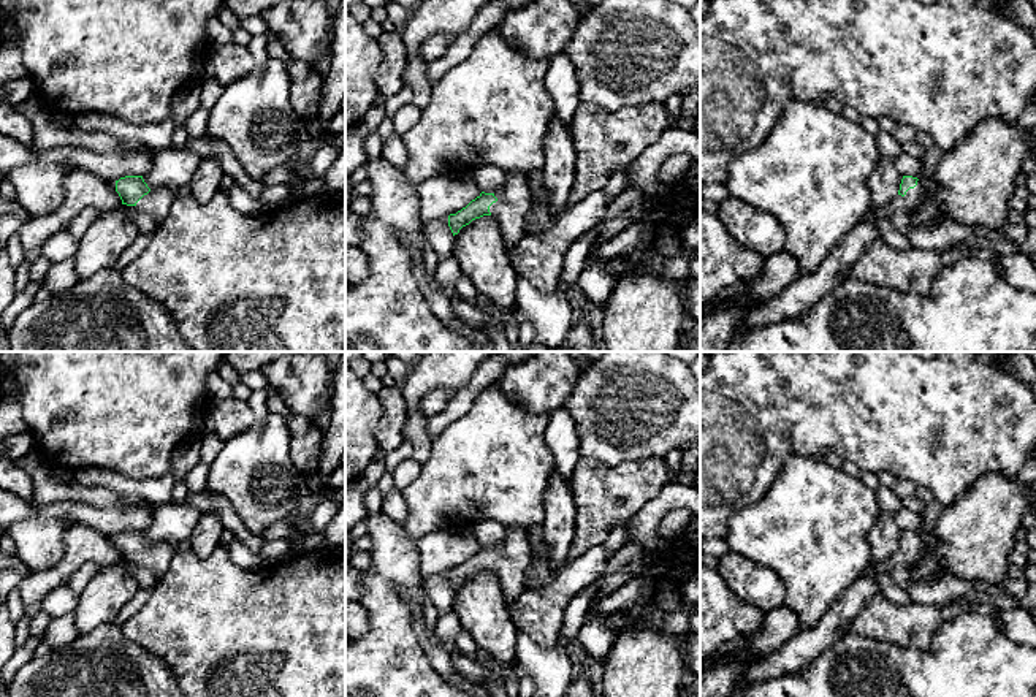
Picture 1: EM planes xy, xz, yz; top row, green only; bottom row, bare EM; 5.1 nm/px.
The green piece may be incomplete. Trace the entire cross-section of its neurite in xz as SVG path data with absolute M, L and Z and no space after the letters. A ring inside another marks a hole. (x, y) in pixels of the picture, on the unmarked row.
M505 528L505 540L496 548L482 547L466 562L448 570L455 589L472 575L491 570L497 575L502 597L515 600L526 591L526 570L531 562L528 532L523 528Z

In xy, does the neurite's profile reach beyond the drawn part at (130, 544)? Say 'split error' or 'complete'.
split error

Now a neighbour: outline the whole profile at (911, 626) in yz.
M874 594L851 621L847 634L876 638L903 648L928 649L939 627L963 613L987 615L1003 629L1001 613L990 604L963 604L950 599L939 605L919 602L897 605Z

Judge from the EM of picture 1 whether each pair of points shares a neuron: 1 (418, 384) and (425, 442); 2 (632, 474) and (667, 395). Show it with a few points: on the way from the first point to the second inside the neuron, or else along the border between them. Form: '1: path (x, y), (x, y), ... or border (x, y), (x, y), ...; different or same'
1: path (414, 398), (415, 428); same
2: border (662, 457), (639, 457), (604, 464); different

